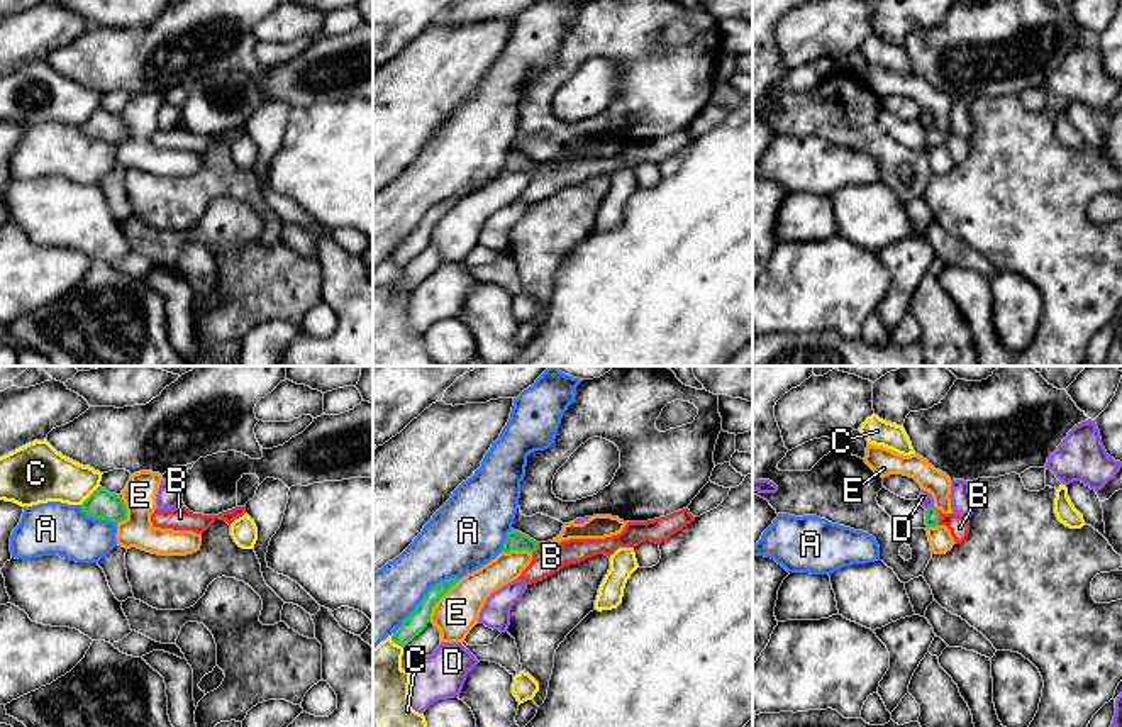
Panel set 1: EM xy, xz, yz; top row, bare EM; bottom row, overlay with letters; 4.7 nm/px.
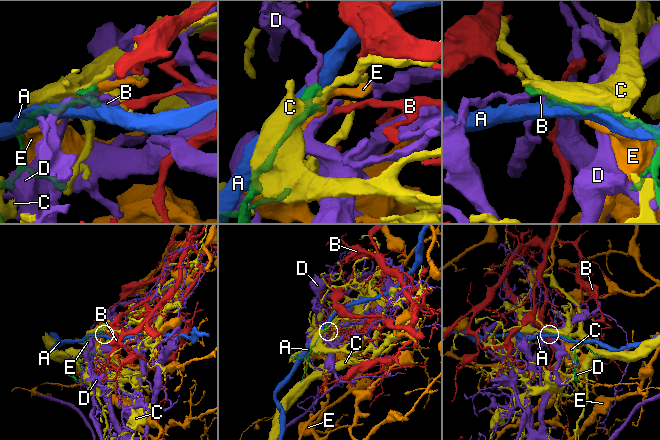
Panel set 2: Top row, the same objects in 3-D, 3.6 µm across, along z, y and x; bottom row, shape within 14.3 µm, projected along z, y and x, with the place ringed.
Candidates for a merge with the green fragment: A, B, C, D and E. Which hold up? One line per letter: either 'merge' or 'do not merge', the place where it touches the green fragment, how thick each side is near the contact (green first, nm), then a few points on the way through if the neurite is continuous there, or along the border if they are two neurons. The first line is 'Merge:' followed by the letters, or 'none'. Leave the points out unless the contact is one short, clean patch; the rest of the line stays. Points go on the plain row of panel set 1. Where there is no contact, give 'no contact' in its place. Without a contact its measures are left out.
Merge: B
A: do not merge; meets green in xz at (424, 217); 100 nm thick on the green side, 300 nm on the other
B: merge; meets green in yz at (939, 138); 70 nm thick on the green side, 100 nm on the other; runs through yz (933, 138), (939, 138), (949, 139), (960, 148)
C: do not merge; meets green in xy at (90, 116); 140 nm thick on the green side, 260 nm on the other
D: do not merge; meets green in yz at (929, 127); 70 nm thick on the green side, 70 nm on the other
E: do not merge; meets green in xz at (439, 219); 100 nm thick on the green side, 200 nm on the other

